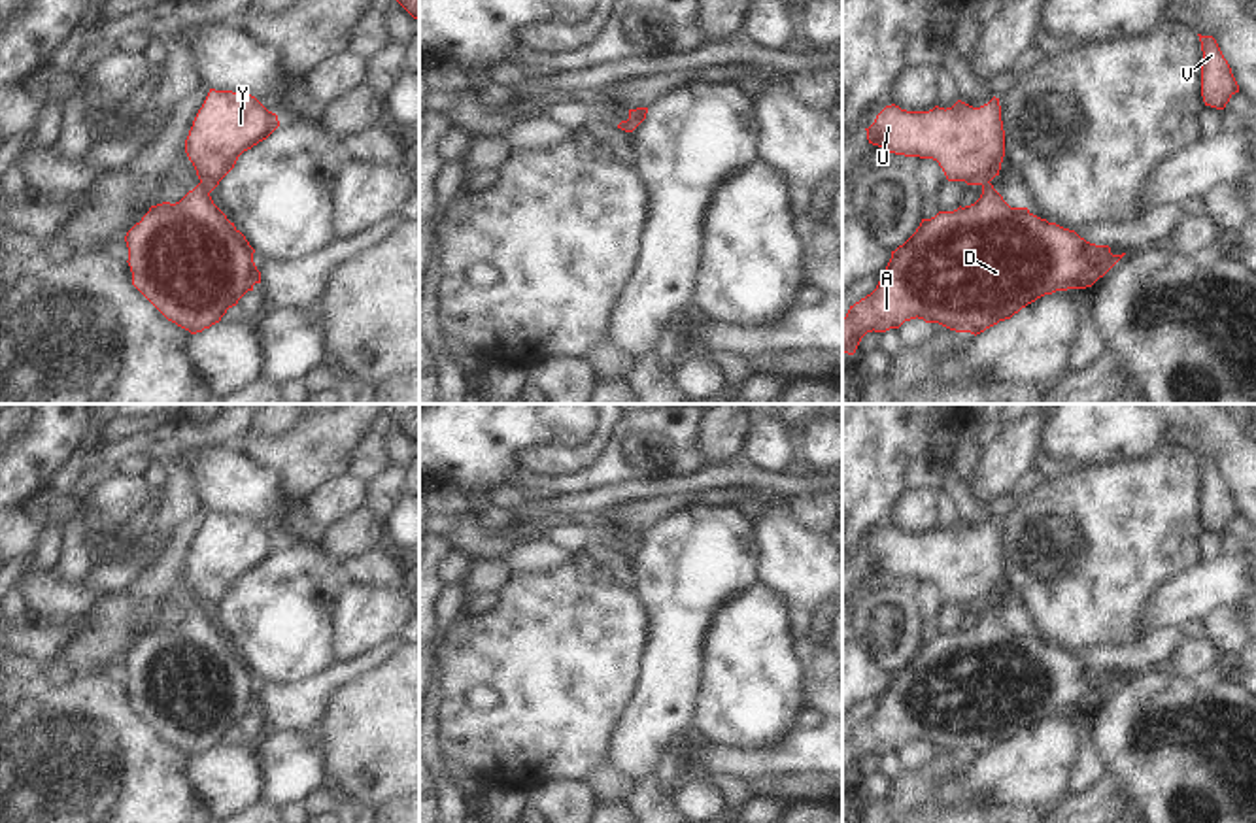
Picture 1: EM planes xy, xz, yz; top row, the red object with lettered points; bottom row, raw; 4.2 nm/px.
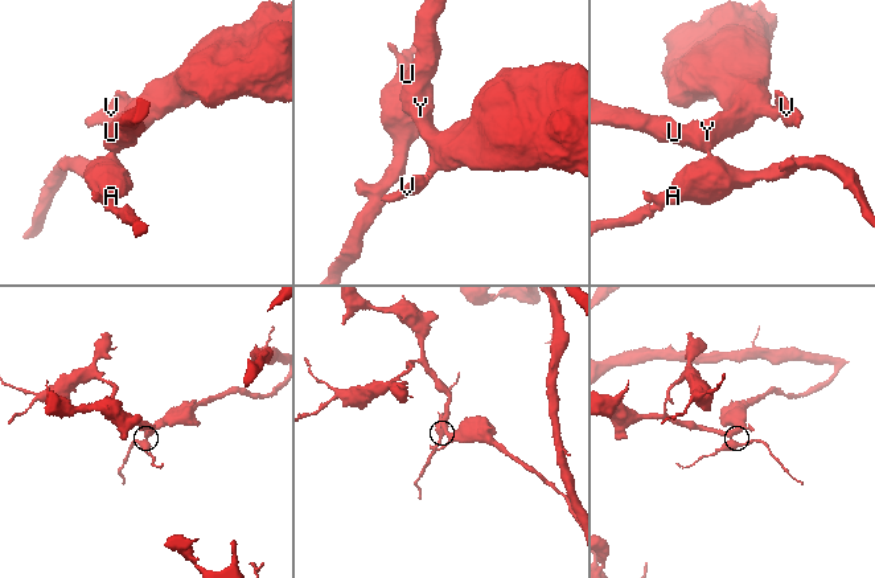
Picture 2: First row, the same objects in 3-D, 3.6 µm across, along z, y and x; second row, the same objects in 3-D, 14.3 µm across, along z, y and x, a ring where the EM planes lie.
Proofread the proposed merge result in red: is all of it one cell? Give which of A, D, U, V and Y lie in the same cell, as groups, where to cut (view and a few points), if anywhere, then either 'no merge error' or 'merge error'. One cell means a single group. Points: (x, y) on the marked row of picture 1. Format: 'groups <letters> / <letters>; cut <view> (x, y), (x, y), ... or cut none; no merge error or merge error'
groups A D / U V Y; cut xy (201, 182), (212, 189); merge error

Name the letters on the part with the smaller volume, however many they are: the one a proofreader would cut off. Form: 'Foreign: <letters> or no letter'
Foreign: A, D.

